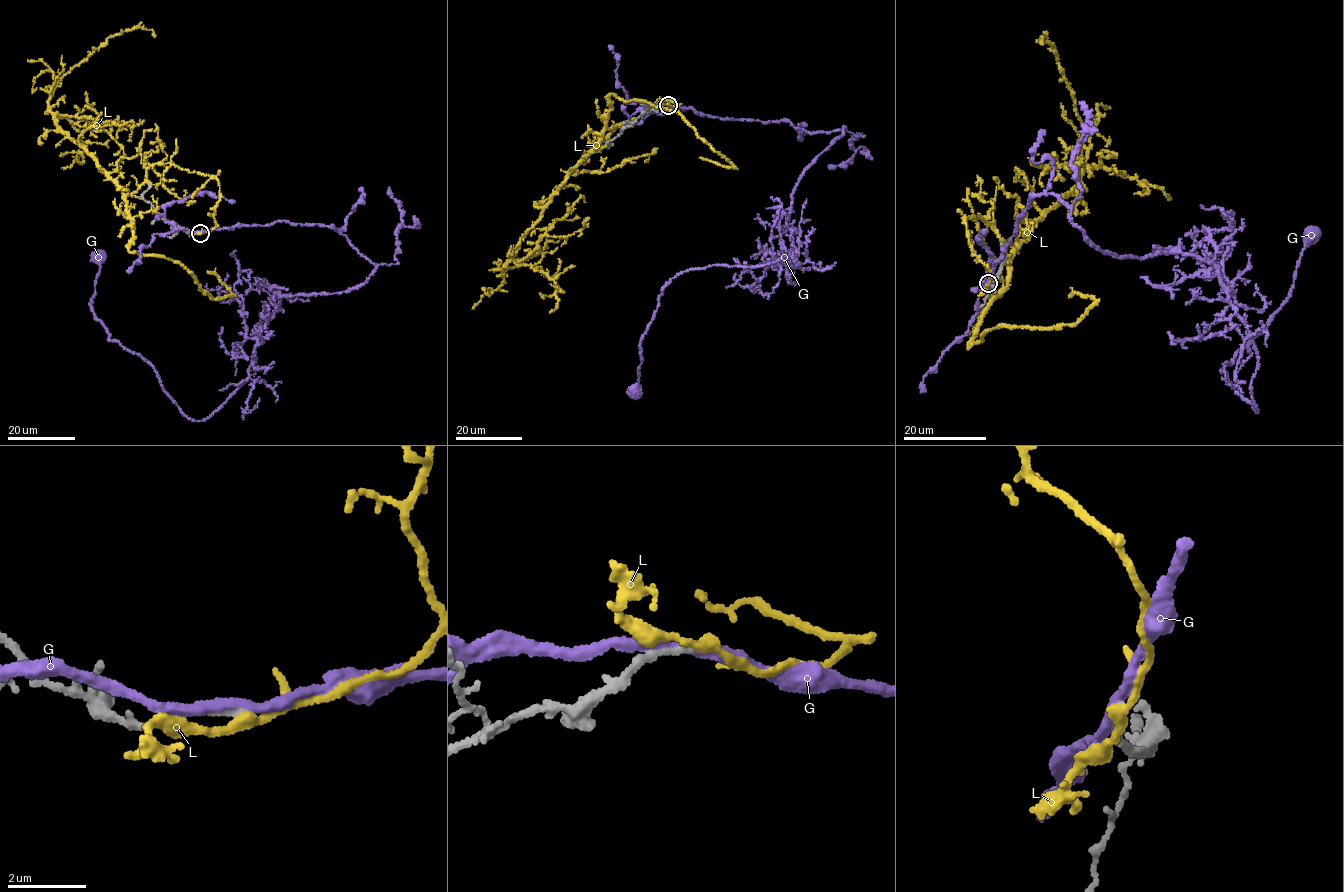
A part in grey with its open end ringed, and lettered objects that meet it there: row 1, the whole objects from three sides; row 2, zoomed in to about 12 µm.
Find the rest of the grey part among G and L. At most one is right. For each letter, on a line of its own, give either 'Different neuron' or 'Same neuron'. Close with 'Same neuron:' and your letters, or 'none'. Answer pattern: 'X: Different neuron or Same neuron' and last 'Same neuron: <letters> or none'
G: Different neuron
L: Different neuron
Same neuron: none

